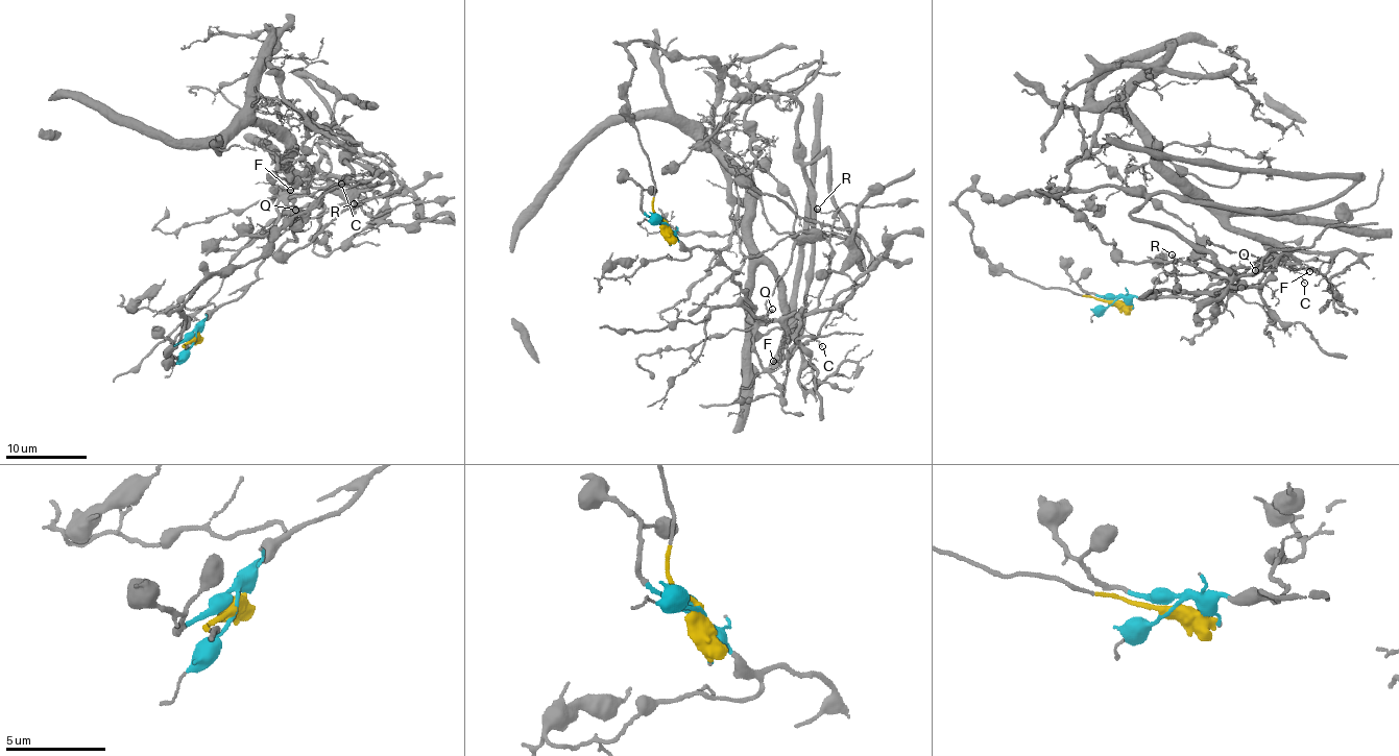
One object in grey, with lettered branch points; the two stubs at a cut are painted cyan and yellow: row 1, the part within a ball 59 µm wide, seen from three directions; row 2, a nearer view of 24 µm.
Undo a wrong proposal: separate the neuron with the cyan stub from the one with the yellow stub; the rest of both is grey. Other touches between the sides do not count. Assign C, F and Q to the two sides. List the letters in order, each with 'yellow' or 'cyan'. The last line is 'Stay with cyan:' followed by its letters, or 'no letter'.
C: cyan
F: cyan
Q: cyan
Stay with cyan: C, F, Q

